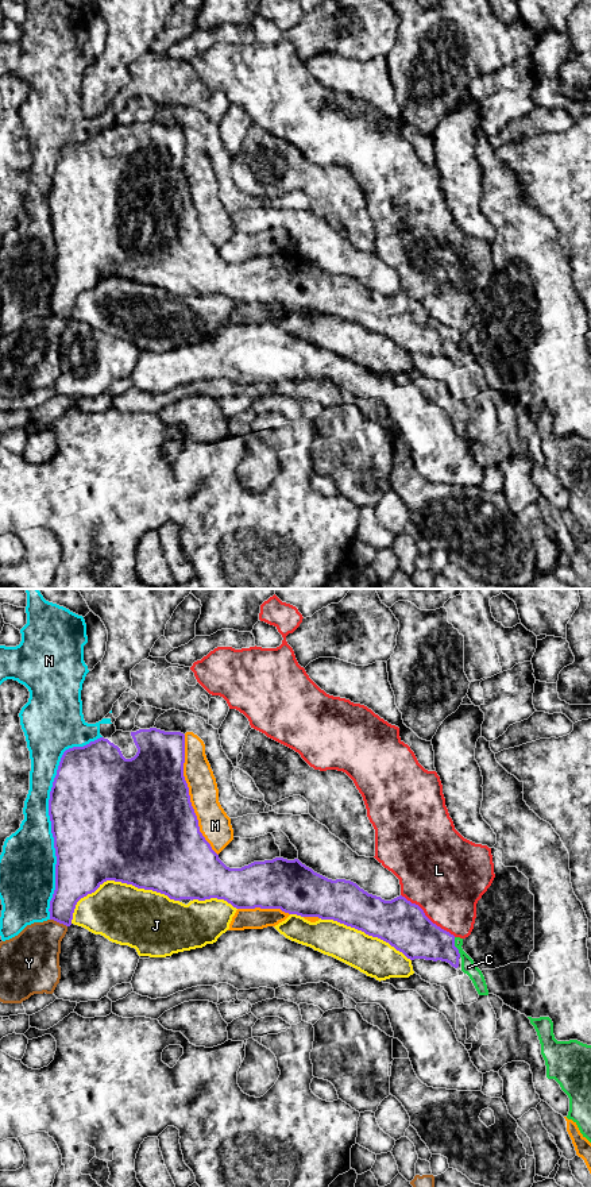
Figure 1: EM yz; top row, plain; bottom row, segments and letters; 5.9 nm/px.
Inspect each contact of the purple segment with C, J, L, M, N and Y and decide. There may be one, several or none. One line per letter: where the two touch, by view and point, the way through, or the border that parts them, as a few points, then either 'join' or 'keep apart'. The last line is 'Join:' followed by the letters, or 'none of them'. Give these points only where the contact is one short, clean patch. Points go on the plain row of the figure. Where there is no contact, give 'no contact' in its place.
C: contact yz (455, 342); way yz (416, 331), (444, 342), (455, 342), (464, 351), (468, 362); join
J: contact yz (118, 276); keep apart
L: contact yz (427, 312); keep apart
M: contact yz (189, 191); keep apart
N: contact yz (50, 212); keep apart
Y: contact yz (58, 316); keep apart
Join: C

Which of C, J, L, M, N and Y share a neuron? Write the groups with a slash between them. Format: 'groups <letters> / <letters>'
groups C / J / L / M / N / Y

